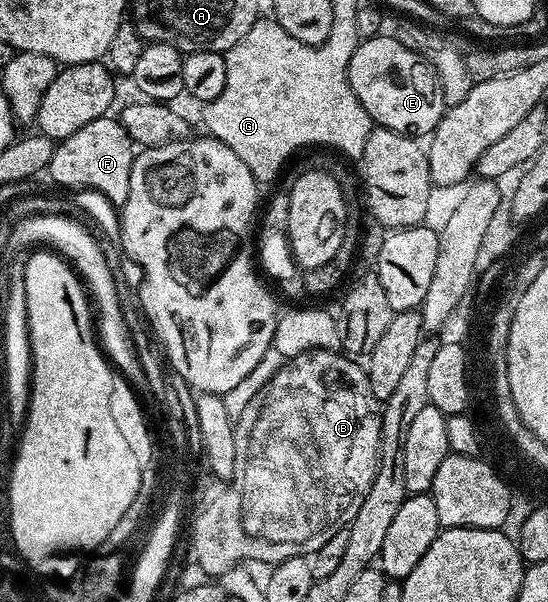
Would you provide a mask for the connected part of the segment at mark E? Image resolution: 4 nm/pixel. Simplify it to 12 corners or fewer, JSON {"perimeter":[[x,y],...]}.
{"perimeter":[[395,36],[365,38],[349,83],[377,127],[431,135],[436,71]]}

